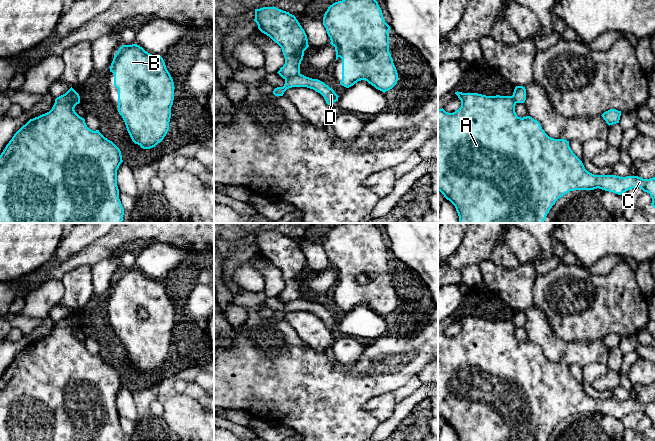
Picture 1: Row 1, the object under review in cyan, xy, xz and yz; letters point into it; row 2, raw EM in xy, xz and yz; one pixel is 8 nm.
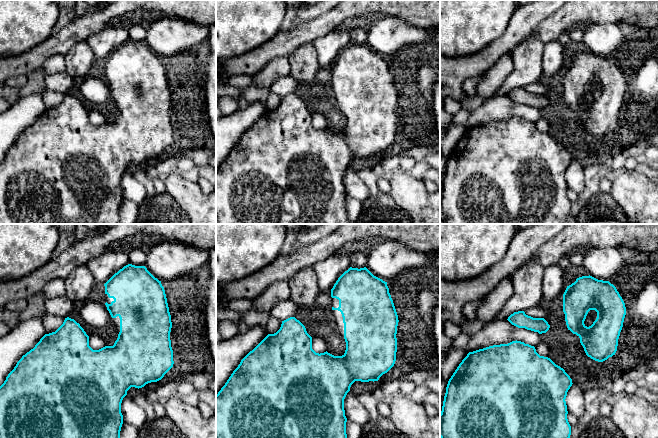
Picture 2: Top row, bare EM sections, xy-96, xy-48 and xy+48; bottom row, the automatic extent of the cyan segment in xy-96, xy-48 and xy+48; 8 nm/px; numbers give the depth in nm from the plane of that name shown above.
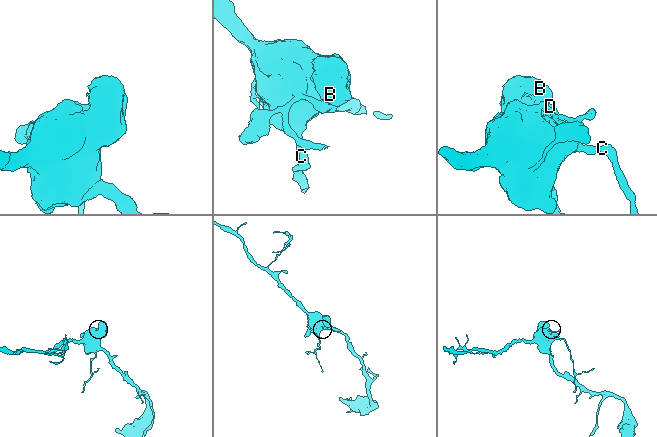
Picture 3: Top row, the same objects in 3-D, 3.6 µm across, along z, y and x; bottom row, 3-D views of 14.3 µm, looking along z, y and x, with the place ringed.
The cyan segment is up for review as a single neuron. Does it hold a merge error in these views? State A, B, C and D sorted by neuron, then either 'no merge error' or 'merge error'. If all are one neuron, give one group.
A B C D; no merge error

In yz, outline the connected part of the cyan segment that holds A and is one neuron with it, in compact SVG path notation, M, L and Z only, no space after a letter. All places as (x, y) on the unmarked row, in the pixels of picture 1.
M516 310L512 320L486 320L478 317L462 317L458 315L455 318L461 324L461 331L458 334L448 337L443 332L438 333L438 415L455 430L459 441L546 441L555 426L568 416L594 414L597 412L621 419L632 412L639 411L650 418L652 422L651 429L655 432L655 401L643 403L638 400L594 399L585 393L582 385L573 377L569 370L569 365L549 361L542 353L540 347L530 340L518 341L515 336L515 329L525 326L525 311Z

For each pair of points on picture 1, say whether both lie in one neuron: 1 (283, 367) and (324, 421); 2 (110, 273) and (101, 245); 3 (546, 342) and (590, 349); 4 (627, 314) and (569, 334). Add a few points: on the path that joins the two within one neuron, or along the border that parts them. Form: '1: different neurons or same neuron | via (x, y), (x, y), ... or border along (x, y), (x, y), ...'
1: same neuron | via (294, 380), (322, 408)
2: different neurons | border along (117, 253), (91, 265)
3: same neuron | via (557, 349), (579, 349)
4: same neuron | via (613, 314), (589, 314), (583, 320)

